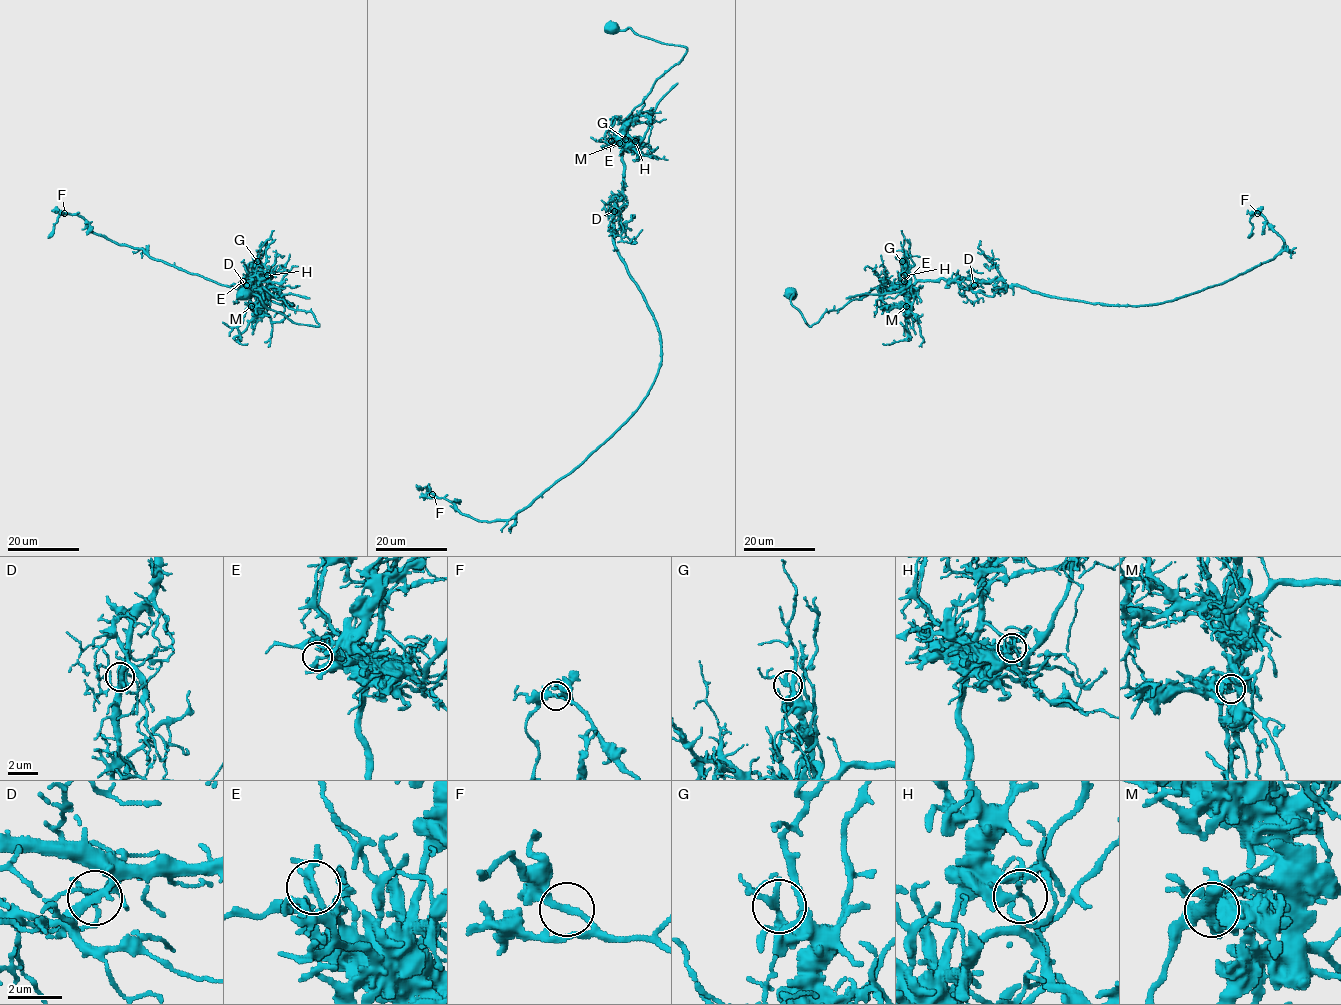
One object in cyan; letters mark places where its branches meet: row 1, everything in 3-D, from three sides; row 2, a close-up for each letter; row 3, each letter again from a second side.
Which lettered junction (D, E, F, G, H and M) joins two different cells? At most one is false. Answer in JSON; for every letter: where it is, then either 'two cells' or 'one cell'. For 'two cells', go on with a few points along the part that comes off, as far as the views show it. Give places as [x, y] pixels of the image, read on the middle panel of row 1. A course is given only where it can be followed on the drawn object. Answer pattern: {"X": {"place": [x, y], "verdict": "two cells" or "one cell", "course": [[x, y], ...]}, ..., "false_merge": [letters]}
{"D": {"place": [614, 211], "verdict": "one cell"}, "E": {"place": [611, 141], "verdict": "one cell"}, "F": {"place": [432, 494], "verdict": "one cell"}, "G": {"place": [625, 139], "verdict": "one cell"}, "H": {"place": [635, 141], "verdict": "two cells", "course": [[635, 141], [624, 143], [636, 146], [639, 143], [656, 104], [677, 83]]}, "M": {"place": [619, 143], "verdict": "one cell"}, "false_merge": ["H"]}

